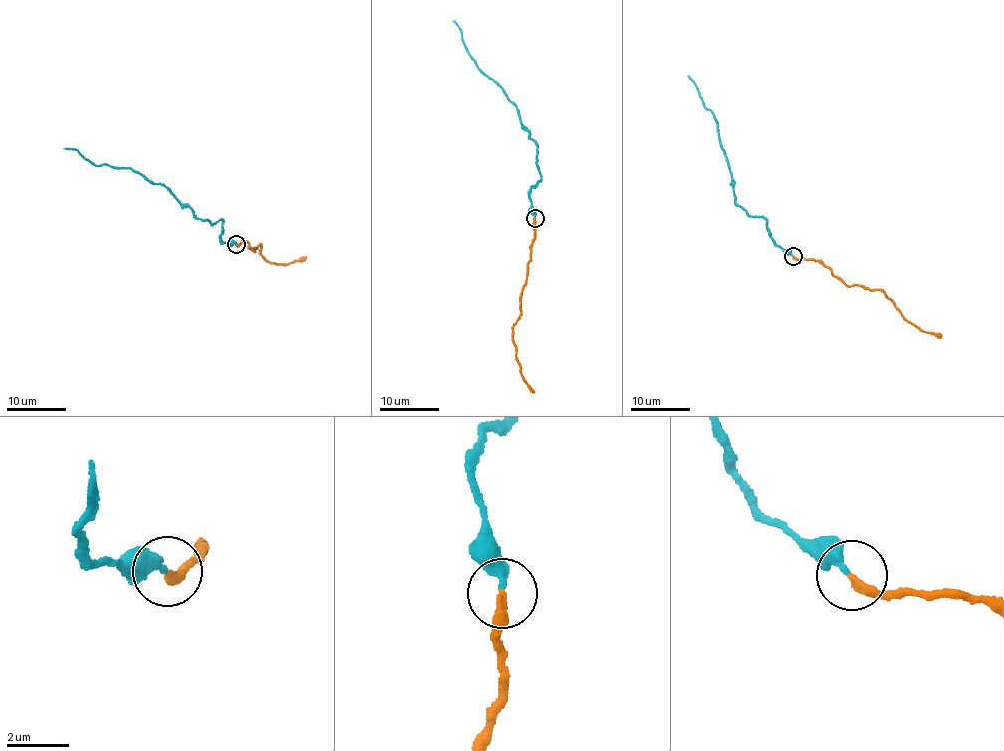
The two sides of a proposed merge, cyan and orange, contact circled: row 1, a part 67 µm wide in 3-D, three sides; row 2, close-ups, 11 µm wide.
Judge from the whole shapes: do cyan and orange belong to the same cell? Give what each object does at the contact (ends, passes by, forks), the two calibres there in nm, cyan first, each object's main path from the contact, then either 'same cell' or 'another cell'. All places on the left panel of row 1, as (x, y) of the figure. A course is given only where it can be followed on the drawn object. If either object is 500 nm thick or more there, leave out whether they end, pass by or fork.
cyan ends; orange ends; calibres 340 and 300 nm; course cyan (236, 244), (222, 242), (222, 220), (212, 225), (193, 214), (171, 190), (130, 168), (97, 165), (63, 148); course orange (236, 244), (244, 239), (254, 251), (261, 244), (260, 252), (264, 258), (285, 265), (306, 256); same cell

